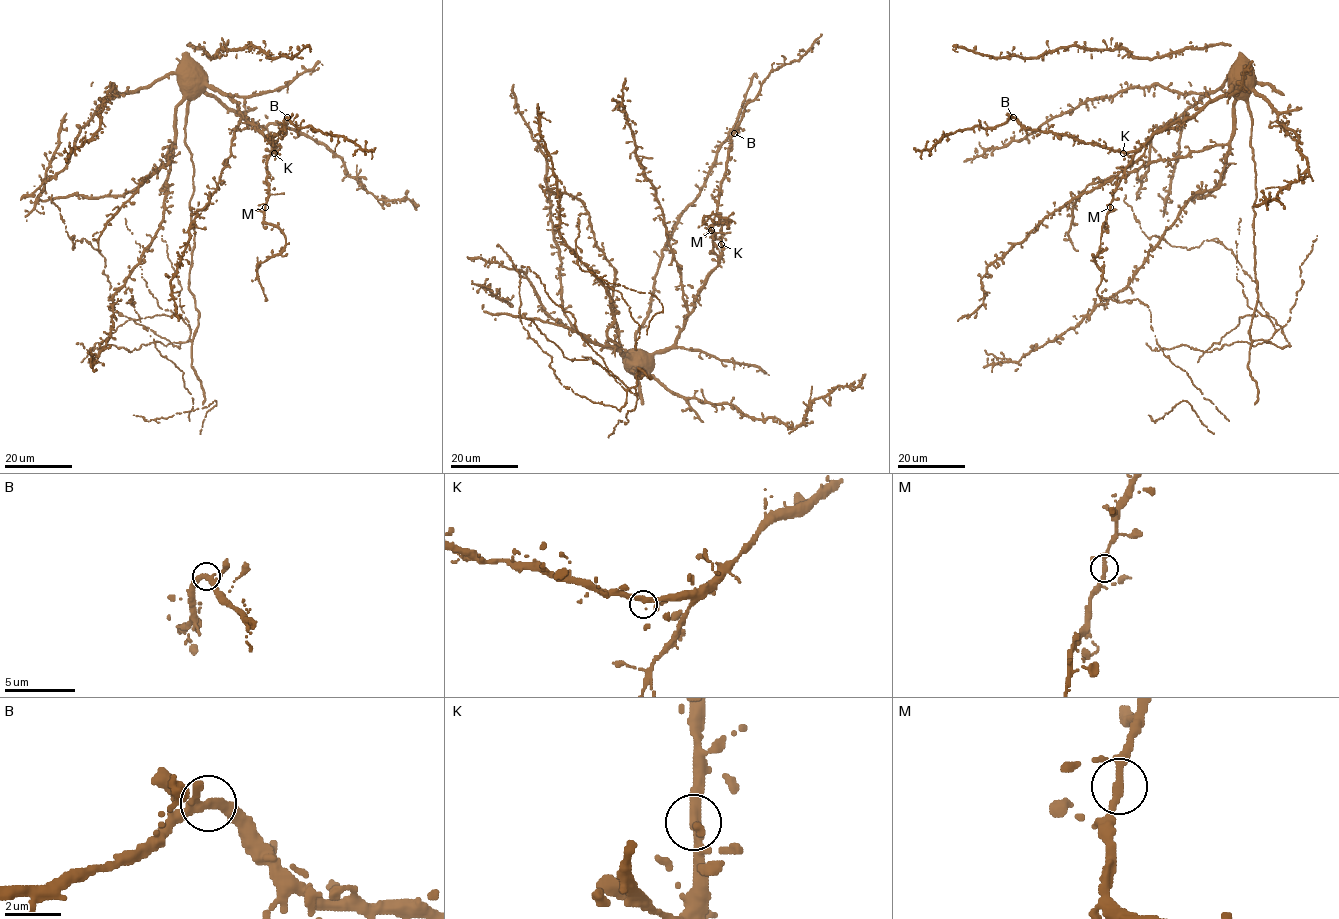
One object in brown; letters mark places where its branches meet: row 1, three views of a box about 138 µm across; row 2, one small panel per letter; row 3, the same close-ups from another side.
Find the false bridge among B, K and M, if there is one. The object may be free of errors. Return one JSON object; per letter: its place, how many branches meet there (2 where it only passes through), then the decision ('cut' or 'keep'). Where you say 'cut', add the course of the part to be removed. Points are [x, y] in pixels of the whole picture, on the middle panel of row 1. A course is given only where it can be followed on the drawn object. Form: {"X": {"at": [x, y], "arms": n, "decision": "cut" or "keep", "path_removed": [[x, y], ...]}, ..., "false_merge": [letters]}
{"B": {"at": [734, 133], "arms": 3, "decision": "keep"}, "K": {"at": [721, 244], "arms": 3, "decision": "keep"}, "M": {"at": [711, 230], "arms": 3, "decision": "keep"}, "false_merge": []}

